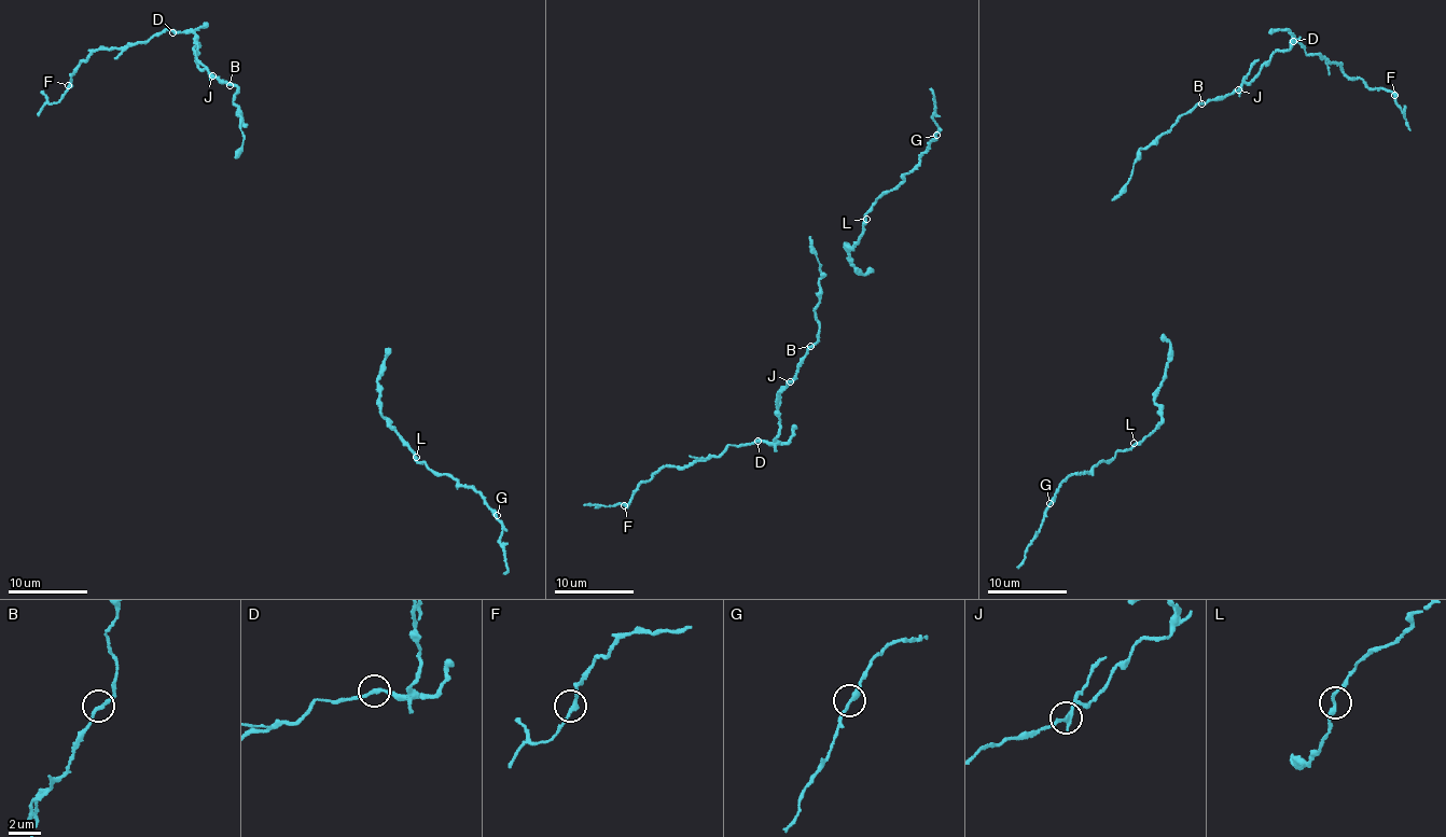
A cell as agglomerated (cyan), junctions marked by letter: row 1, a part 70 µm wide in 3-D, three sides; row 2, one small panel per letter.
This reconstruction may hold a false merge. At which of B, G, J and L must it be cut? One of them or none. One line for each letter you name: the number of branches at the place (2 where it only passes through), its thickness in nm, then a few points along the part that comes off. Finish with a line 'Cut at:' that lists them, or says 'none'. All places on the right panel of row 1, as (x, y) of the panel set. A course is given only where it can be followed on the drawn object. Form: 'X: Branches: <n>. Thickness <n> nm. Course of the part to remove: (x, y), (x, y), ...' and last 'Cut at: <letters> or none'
J: Branches: 2. Thickness 240 nm. Course of the part to remove: (1237, 89), (1271, 53), (1290, 49), (1291, 37), (1309, 55), (1339, 64), (1348, 77), (1387, 88), (1409, 130)
Cut at: J

